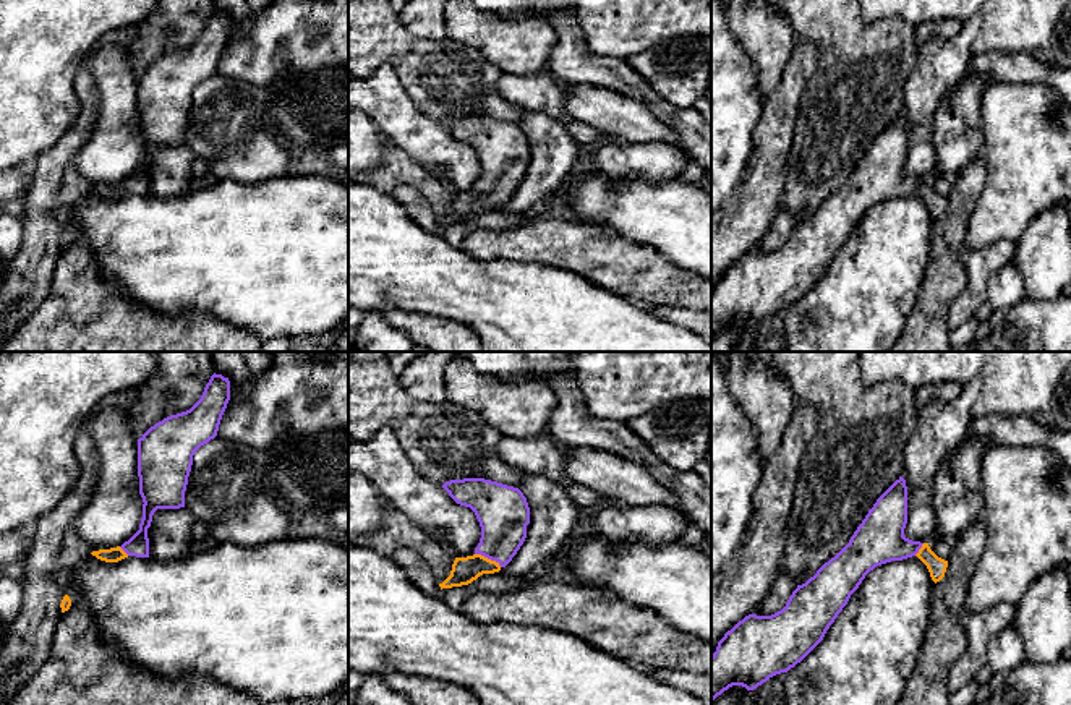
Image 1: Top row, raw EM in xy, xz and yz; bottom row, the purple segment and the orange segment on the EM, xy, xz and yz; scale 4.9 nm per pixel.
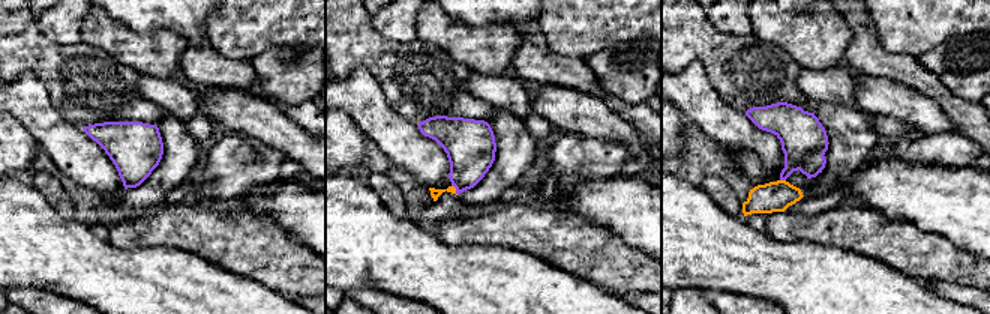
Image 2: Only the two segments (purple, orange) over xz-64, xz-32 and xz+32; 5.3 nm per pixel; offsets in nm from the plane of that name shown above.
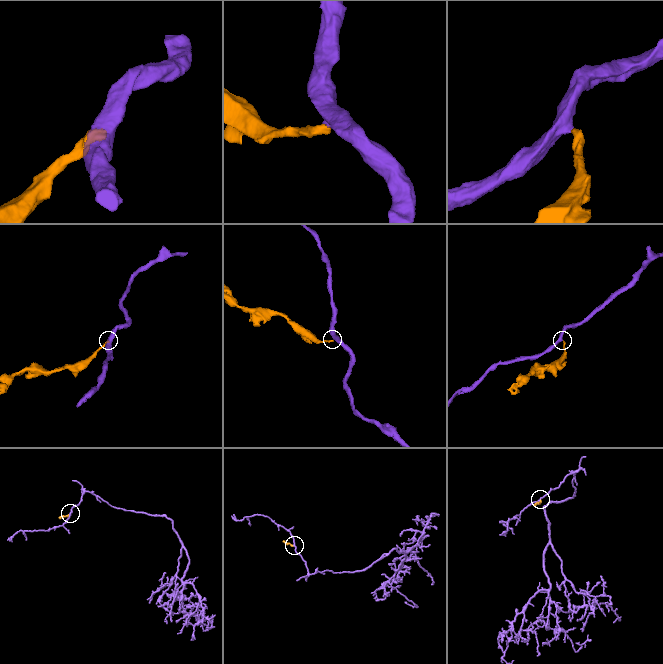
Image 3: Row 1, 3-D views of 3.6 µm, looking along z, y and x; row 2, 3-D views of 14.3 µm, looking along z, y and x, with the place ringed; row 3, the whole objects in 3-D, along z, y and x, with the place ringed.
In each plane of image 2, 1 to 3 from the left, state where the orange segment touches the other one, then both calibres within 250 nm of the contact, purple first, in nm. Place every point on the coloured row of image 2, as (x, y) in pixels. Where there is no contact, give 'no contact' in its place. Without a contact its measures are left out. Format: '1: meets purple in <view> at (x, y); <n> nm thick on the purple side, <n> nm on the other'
1: no contact
2: meets purple in xz-32 at (456, 190); 260 nm thick on the purple side, 50 nm on the other
3: meets purple in xz+32 at (783, 179); 260 nm thick on the purple side, 160 nm on the other

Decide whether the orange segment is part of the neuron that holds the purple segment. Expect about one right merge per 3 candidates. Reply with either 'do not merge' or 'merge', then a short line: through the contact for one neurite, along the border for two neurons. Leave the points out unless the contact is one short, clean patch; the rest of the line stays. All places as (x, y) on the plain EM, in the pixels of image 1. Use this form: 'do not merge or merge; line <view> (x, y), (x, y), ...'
merge; line xz (503, 148), (503, 172), (488, 195), (467, 206)

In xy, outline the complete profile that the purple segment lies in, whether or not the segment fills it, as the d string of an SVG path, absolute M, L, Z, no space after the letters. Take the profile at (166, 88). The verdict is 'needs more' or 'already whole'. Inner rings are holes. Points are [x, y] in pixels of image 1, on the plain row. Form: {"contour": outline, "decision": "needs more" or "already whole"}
{"contour": "M214 10L190 47L164 55L138 76L139 131L144 139L139 167L122 183L92 188L92 193L105 199L149 194L147 165L154 149L185 144L193 92L217 73L228 37L228 15Z", "decision": "needs more"}

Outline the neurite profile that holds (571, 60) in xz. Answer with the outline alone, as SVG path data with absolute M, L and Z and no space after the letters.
M551 13L548 21L557 34L557 42L548 57L548 70L557 81L606 88L640 100L677 135L681 147L711 177L711 125L695 107L681 109L661 99L625 60L596 55L587 45L574 13Z

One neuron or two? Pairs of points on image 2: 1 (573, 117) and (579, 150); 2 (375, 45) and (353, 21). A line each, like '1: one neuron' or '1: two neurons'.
1: two neurons
2: one neuron

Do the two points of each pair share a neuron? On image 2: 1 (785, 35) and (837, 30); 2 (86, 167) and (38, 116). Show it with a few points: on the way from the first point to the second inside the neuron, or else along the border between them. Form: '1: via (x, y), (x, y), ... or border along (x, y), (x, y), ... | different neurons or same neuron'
1: via (798, 35), (824, 35) | same neuron
2: via (77, 155), (50, 128) | same neuron

